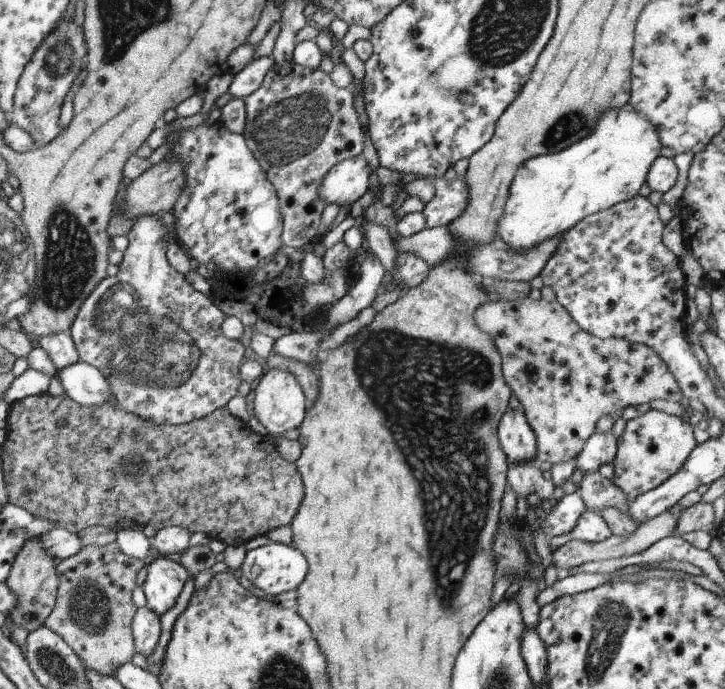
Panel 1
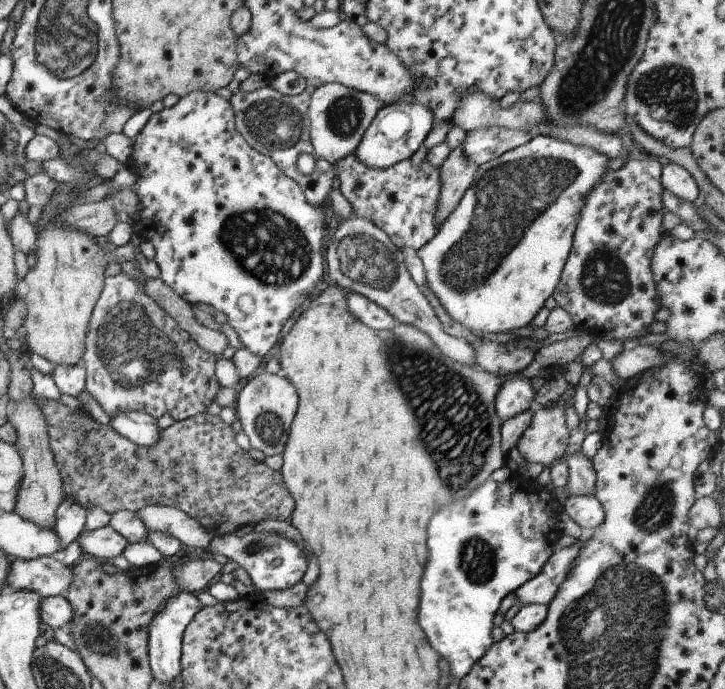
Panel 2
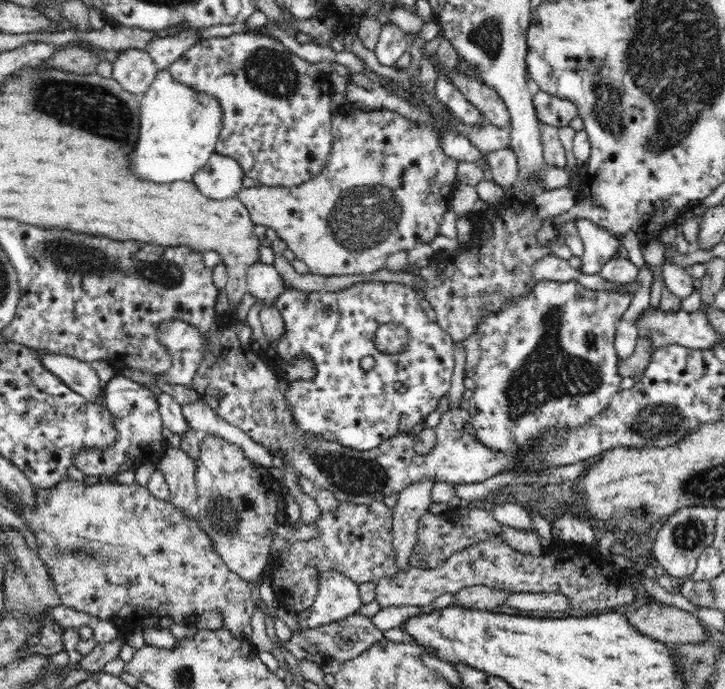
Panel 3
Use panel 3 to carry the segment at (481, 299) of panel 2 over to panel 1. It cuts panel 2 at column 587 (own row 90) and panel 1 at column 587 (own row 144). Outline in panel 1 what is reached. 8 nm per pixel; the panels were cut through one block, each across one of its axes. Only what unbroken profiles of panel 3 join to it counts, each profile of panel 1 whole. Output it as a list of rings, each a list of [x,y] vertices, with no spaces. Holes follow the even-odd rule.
[[[629,103],[604,112],[590,136],[558,154],[528,160],[516,172],[516,178],[509,188],[504,214],[499,220],[500,230],[496,230],[496,238],[508,243],[515,251],[528,250],[550,237],[564,234],[588,215],[629,201],[638,195],[640,186],[647,182],[647,174],[660,156],[662,147],[656,125],[644,113],[635,111]]]

